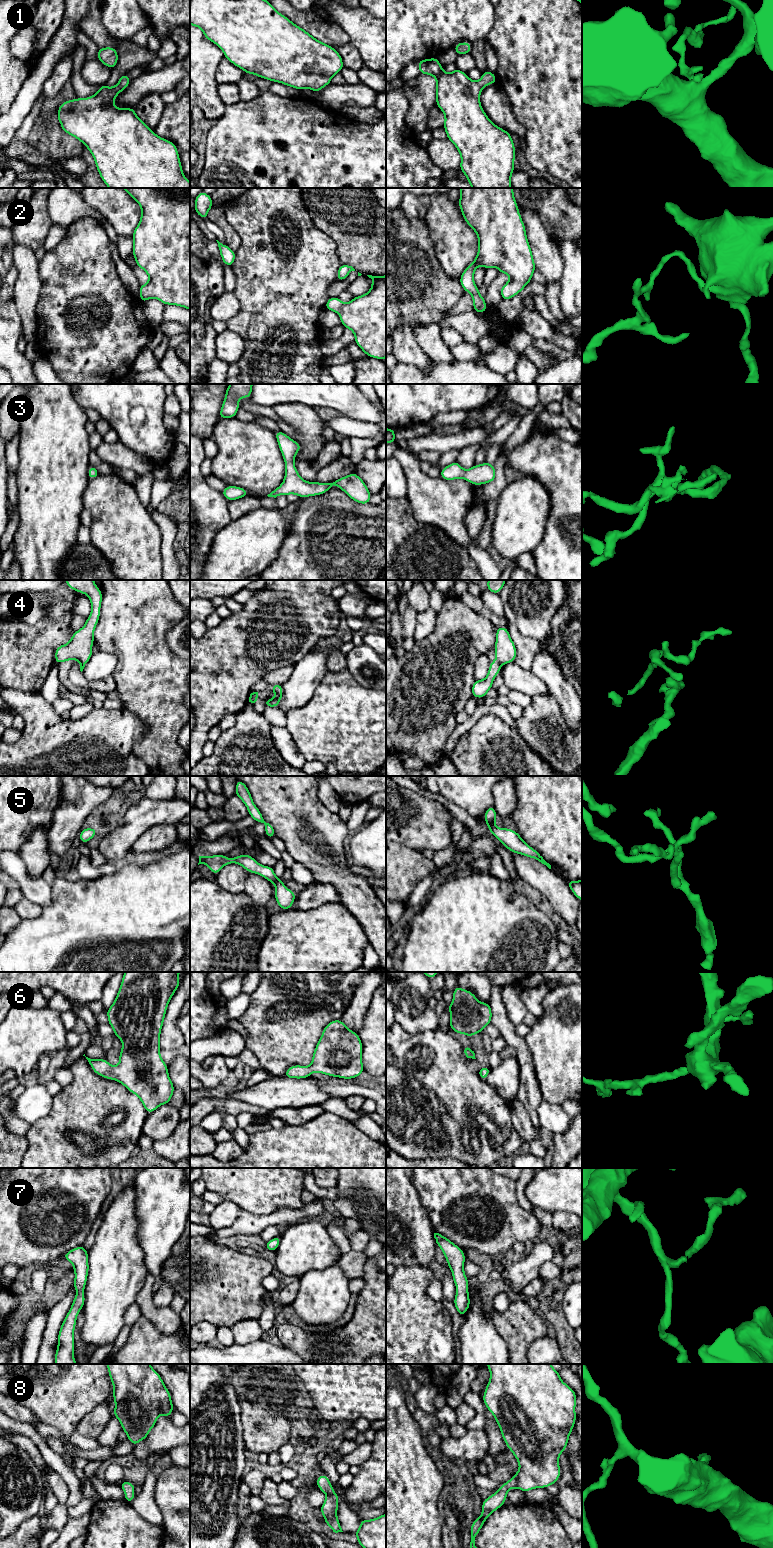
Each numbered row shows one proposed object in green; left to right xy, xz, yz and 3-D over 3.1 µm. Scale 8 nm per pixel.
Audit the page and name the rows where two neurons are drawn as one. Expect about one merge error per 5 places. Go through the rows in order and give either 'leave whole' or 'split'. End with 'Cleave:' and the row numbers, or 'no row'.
1: leave whole
2: leave whole
3: leave whole
4: leave whole
5: leave whole
6: leave whole
7: leave whole
8: leave whole
Cleave: no row

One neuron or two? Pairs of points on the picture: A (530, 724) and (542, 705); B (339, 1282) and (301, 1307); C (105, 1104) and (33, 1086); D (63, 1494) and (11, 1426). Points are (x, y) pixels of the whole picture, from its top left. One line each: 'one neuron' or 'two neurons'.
A: one neuron
B: one neuron
C: two neurons
D: two neurons

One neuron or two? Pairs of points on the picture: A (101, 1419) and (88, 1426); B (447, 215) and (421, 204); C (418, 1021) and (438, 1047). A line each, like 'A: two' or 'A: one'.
A: one
B: two
C: two

